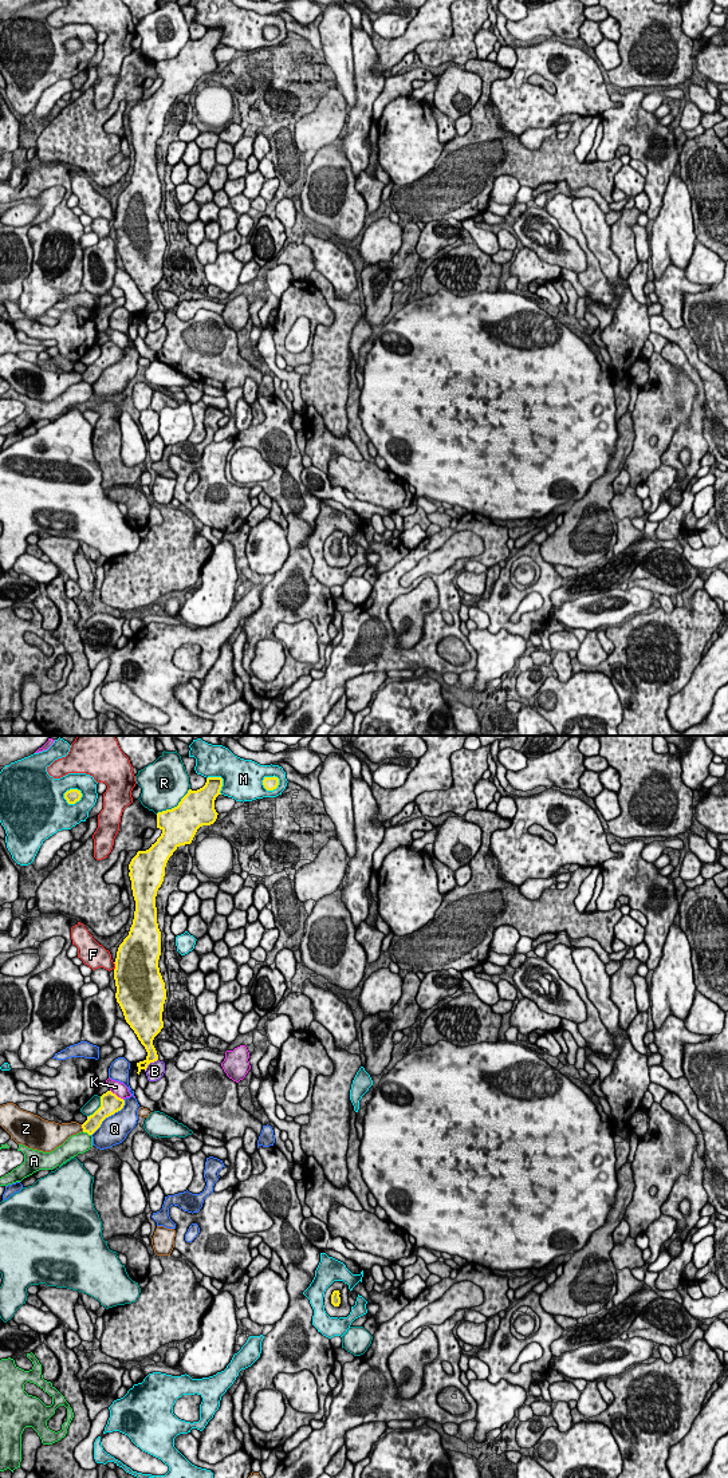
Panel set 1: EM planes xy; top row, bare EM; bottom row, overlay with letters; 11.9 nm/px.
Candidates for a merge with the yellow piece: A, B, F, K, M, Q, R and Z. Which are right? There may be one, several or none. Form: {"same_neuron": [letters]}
{"same_neuron": []}

